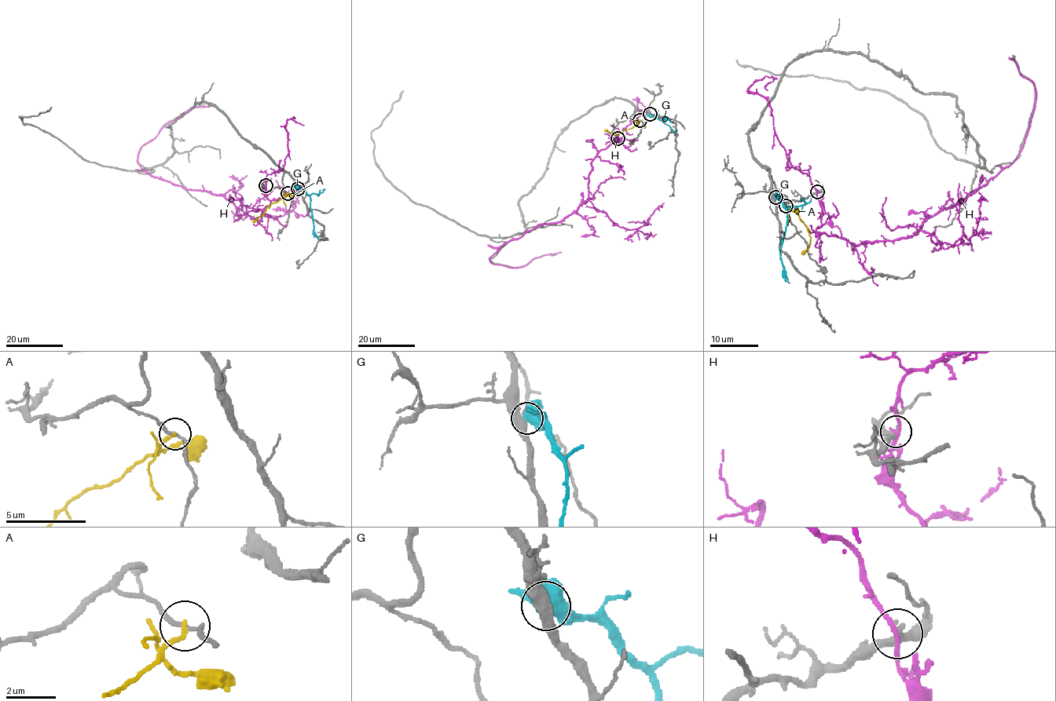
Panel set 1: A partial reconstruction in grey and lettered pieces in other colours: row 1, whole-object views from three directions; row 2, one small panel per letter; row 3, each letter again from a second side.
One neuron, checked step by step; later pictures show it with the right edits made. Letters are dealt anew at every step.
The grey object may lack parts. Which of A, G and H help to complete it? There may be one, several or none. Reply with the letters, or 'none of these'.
none of these

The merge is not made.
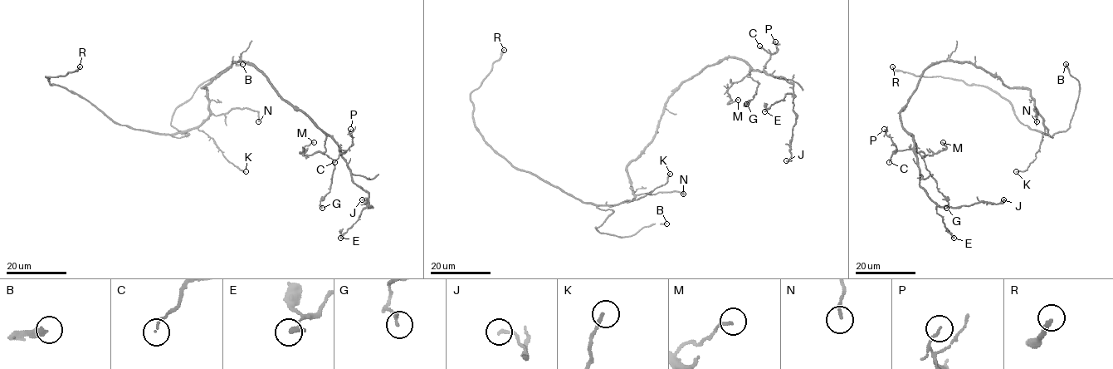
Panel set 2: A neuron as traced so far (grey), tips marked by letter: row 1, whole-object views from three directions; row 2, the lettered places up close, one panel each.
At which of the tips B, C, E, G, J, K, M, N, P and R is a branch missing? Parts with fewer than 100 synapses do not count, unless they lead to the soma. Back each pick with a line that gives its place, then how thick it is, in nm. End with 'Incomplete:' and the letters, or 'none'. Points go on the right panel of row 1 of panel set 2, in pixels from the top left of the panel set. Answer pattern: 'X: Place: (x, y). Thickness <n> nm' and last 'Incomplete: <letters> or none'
B: Place: (1066, 64). Thickness 320 nm
R: Place: (892, 66). Thickness 240 nm
Incomplete: B, R

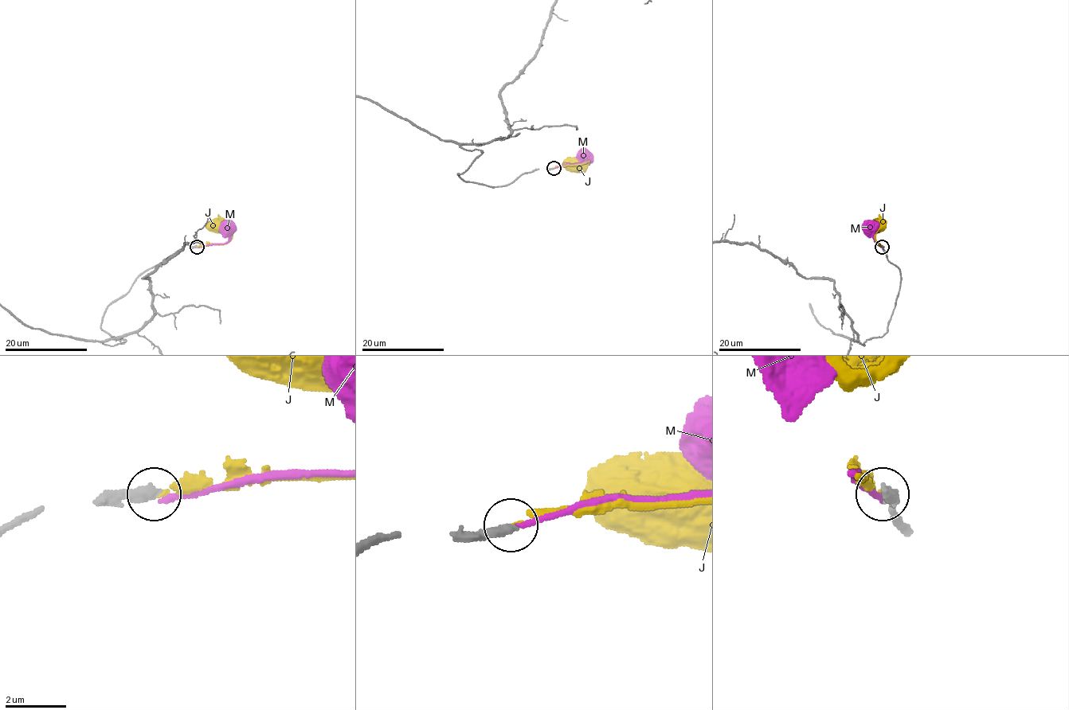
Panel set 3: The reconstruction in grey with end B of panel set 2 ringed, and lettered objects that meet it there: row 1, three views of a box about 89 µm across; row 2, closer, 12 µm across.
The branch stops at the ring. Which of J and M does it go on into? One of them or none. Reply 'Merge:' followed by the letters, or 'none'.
Merge: J

